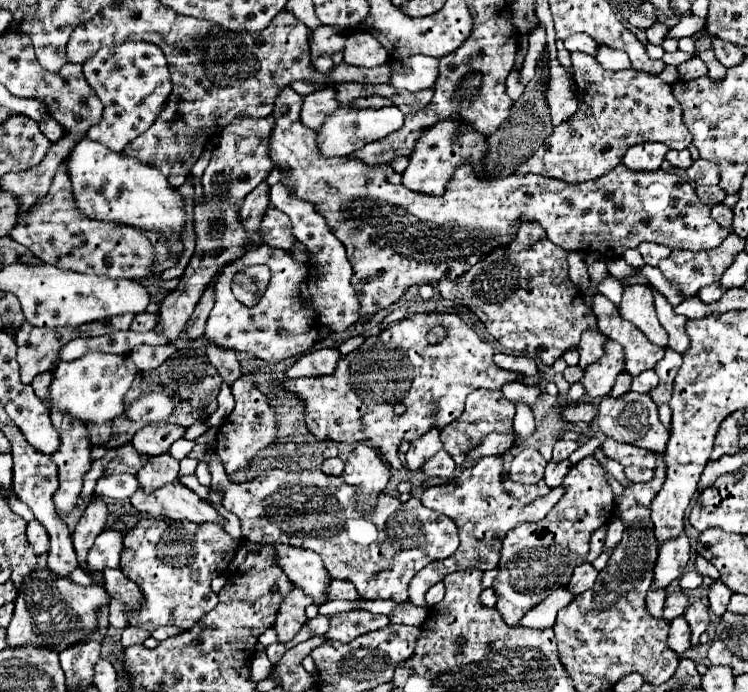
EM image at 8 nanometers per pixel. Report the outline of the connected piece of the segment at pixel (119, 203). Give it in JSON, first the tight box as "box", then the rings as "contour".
{"box":[68,138,184,256],"contour":[[[84,138],[70,152],[70,168],[68,176],[72,180],[74,196],[78,208],[88,218],[98,218],[106,222],[122,222],[132,224],[142,230],[158,230],[166,236],[170,250],[180,256],[180,232],[184,226],[182,212],[182,196],[162,178],[162,174],[148,164],[142,164],[134,158],[120,156],[112,152],[108,146]]]}

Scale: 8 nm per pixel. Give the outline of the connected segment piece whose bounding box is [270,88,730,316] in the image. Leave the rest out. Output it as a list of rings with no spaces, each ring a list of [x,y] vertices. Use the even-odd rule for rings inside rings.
[[[284,88],[274,102],[272,116],[276,118],[272,140],[270,140],[270,156],[284,172],[282,184],[296,192],[300,198],[312,202],[318,212],[326,218],[334,236],[346,246],[348,260],[352,262],[354,276],[352,286],[358,292],[362,316],[376,314],[380,308],[396,302],[402,292],[414,284],[428,284],[432,280],[440,280],[442,276],[456,278],[474,266],[484,254],[492,252],[498,246],[508,246],[514,238],[514,230],[522,220],[536,220],[548,234],[548,240],[564,250],[580,250],[590,252],[596,250],[606,258],[620,258],[626,248],[636,248],[640,242],[656,242],[680,250],[710,250],[716,248],[730,230],[722,230],[718,222],[710,216],[710,206],[702,204],[696,196],[690,182],[682,182],[676,174],[664,172],[662,168],[654,172],[634,172],[624,164],[606,172],[602,178],[568,184],[558,182],[556,178],[546,178],[538,174],[514,174],[504,180],[488,182],[480,180],[472,166],[466,162],[456,168],[452,180],[446,184],[442,196],[434,198],[430,194],[418,194],[408,190],[402,184],[402,174],[398,174],[390,164],[370,166],[358,158],[322,158],[318,150],[318,132],[306,130],[300,120],[302,96]]]

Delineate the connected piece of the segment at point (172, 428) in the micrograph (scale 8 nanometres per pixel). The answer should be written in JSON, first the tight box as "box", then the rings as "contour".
{"box":[132,422,186,456],"contour":[[[160,422],[160,424],[148,424],[142,430],[138,430],[132,438],[134,448],[140,454],[148,456],[158,456],[168,452],[168,448],[186,434],[186,428],[180,424],[170,424],[170,422]]]}

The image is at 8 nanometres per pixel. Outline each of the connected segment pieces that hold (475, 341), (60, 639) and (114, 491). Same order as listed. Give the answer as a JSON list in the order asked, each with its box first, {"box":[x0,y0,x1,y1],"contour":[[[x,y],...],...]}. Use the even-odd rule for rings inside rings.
[{"box":[284,314,516,470],"contour":[[[414,314],[412,320],[404,318],[396,322],[394,326],[388,326],[378,336],[368,336],[366,342],[352,350],[350,354],[342,356],[338,362],[338,368],[330,376],[312,376],[312,378],[294,378],[286,380],[284,386],[300,396],[306,402],[306,424],[308,430],[324,440],[338,440],[338,442],[356,442],[356,440],[370,440],[374,448],[380,450],[384,462],[400,470],[400,458],[398,458],[398,446],[402,440],[416,440],[422,434],[426,434],[432,426],[444,428],[452,420],[456,420],[464,412],[464,400],[466,396],[476,388],[490,388],[500,390],[502,384],[512,382],[516,376],[508,370],[502,370],[494,366],[494,350],[488,342],[480,340],[478,334],[458,316],[458,314]],[[434,326],[446,326],[448,336],[438,344],[428,344],[426,334]],[[404,404],[406,412],[396,416],[394,406]],[[432,410],[438,414],[432,416]]]},{"box":[6,566,110,652],"contour":[[[42,566],[26,576],[14,604],[14,616],[6,628],[8,646],[18,648],[32,644],[62,652],[78,642],[86,642],[86,638],[98,630],[98,610],[110,604],[110,594],[102,586],[80,586],[68,578],[50,576],[48,568]]]},{"box":[94,476,140,500],"contour":[[[134,476],[134,482],[98,482],[94,492],[98,496],[126,500],[126,498],[130,498],[134,494],[134,490],[138,490],[138,486],[140,486],[138,476]]]}]

